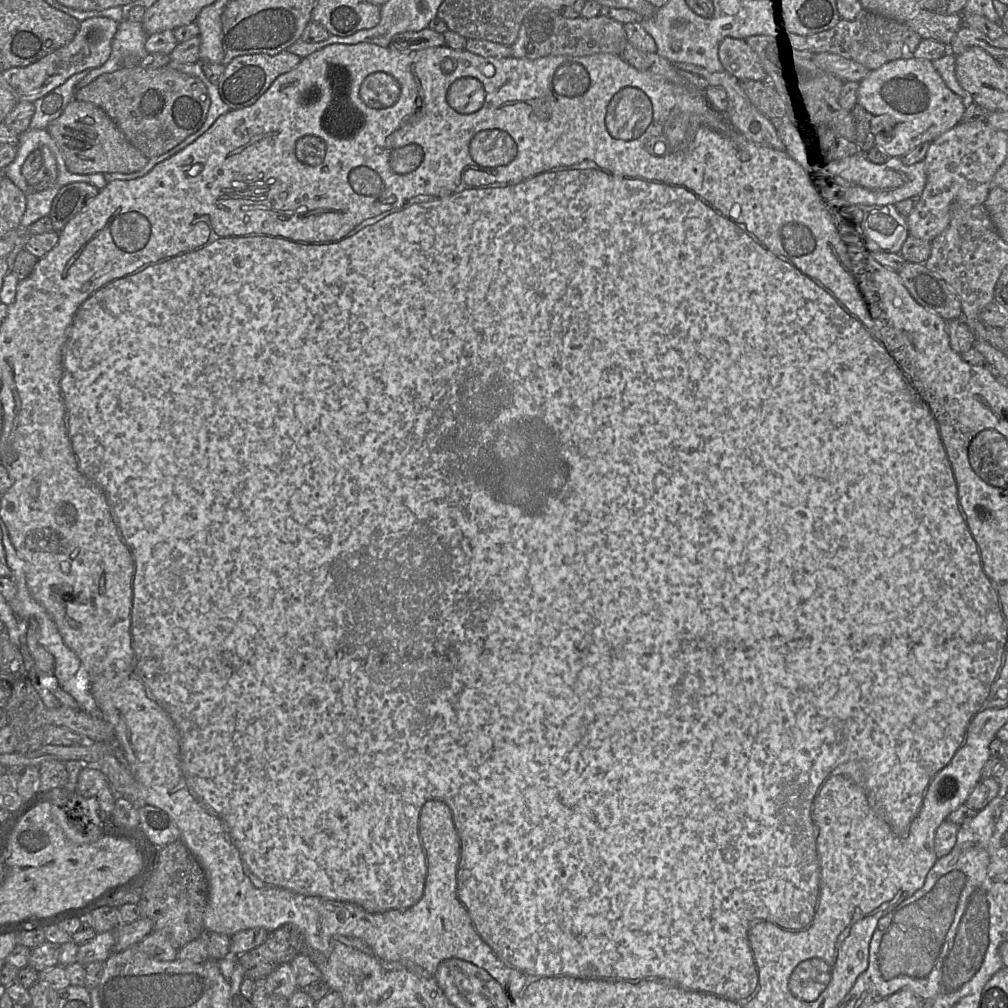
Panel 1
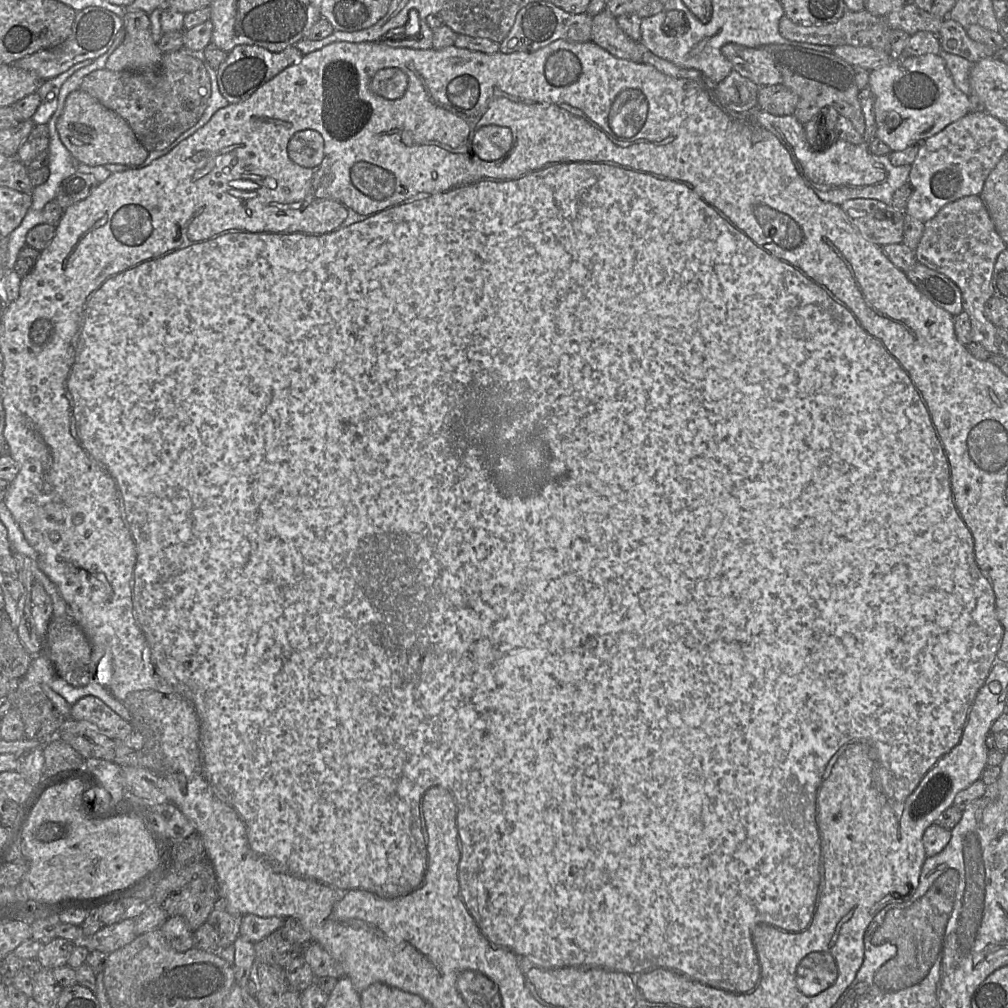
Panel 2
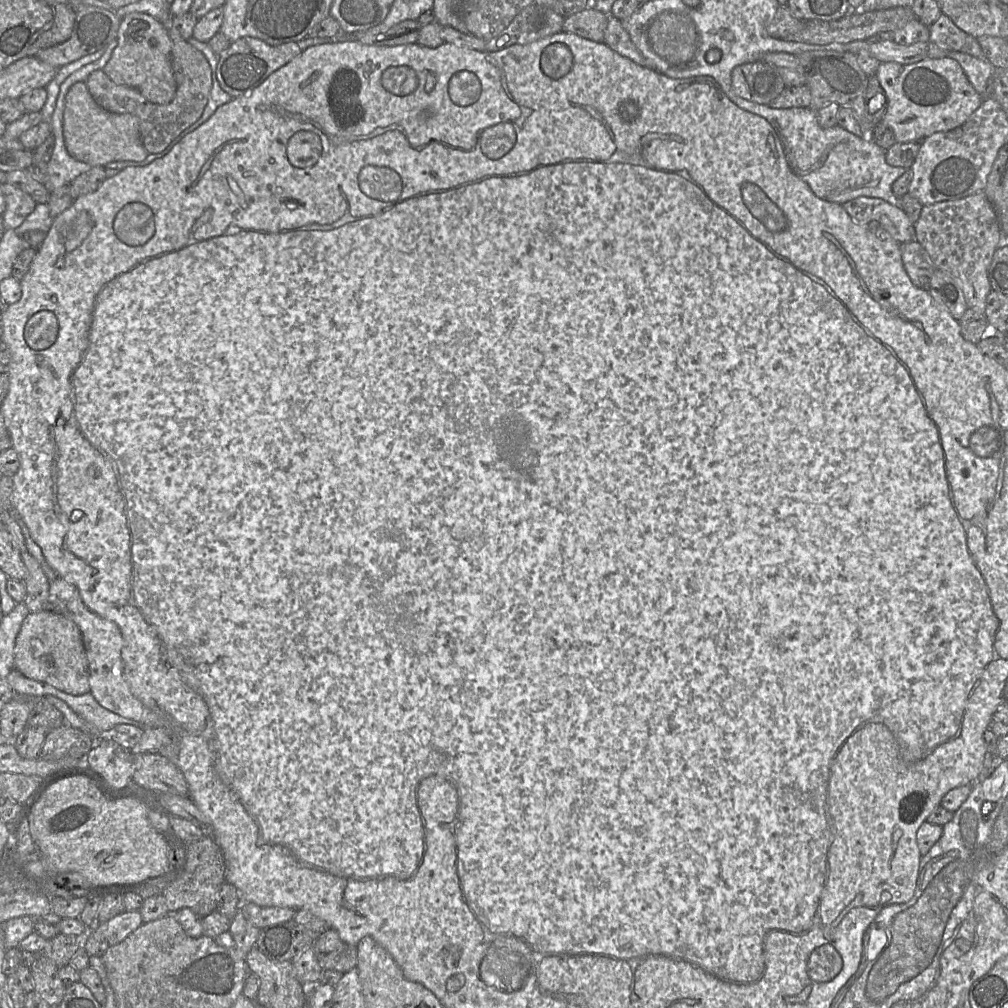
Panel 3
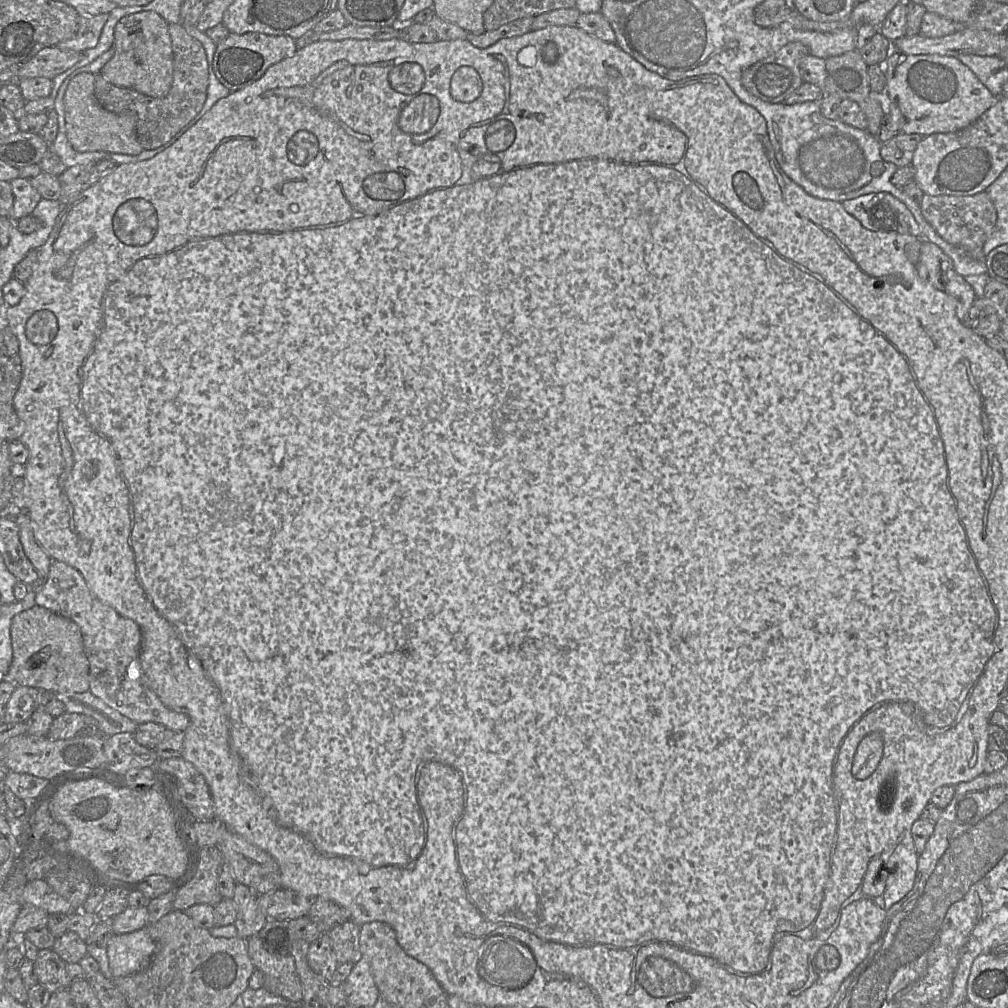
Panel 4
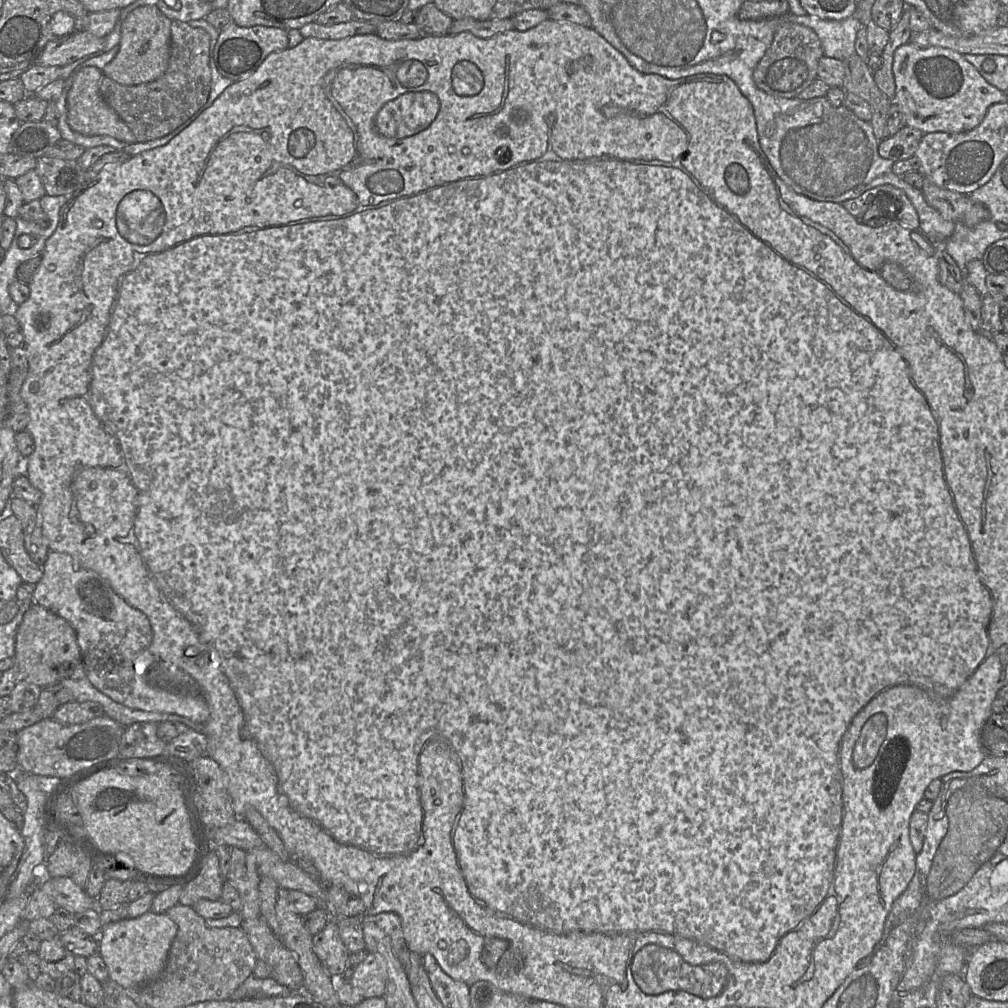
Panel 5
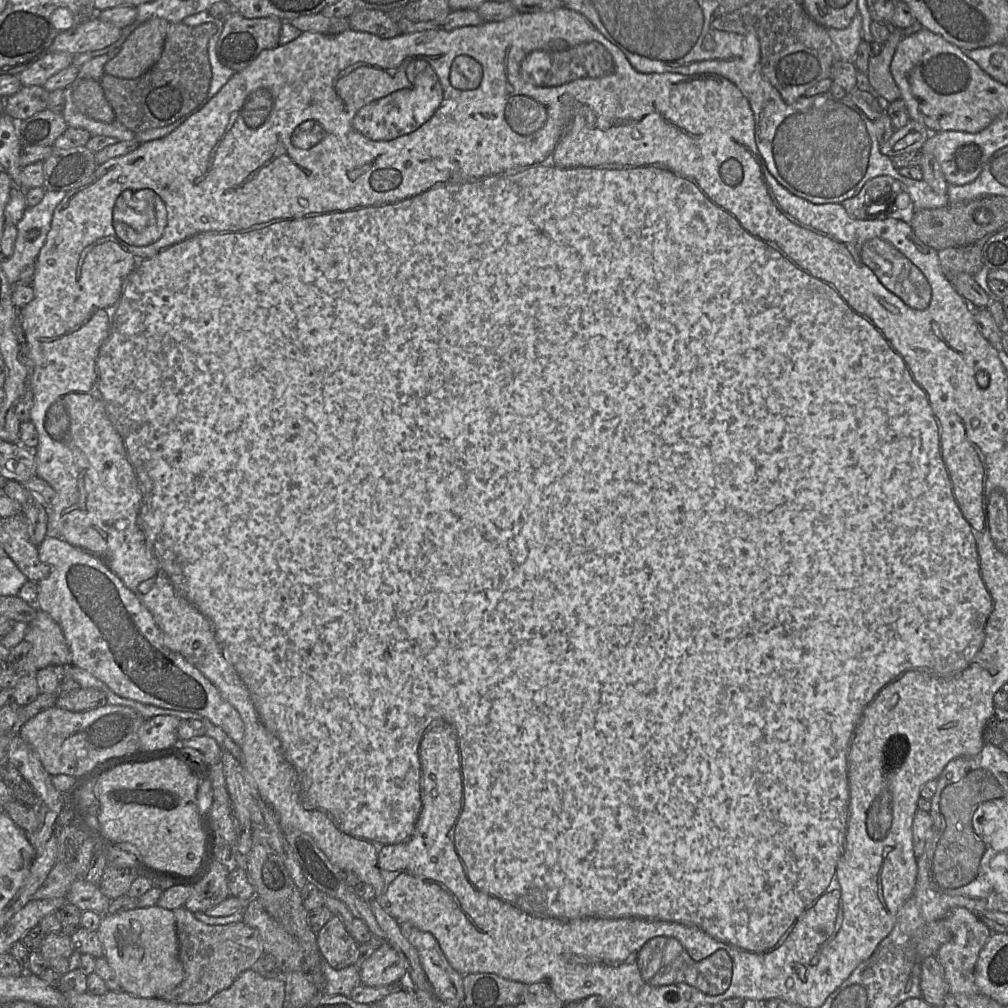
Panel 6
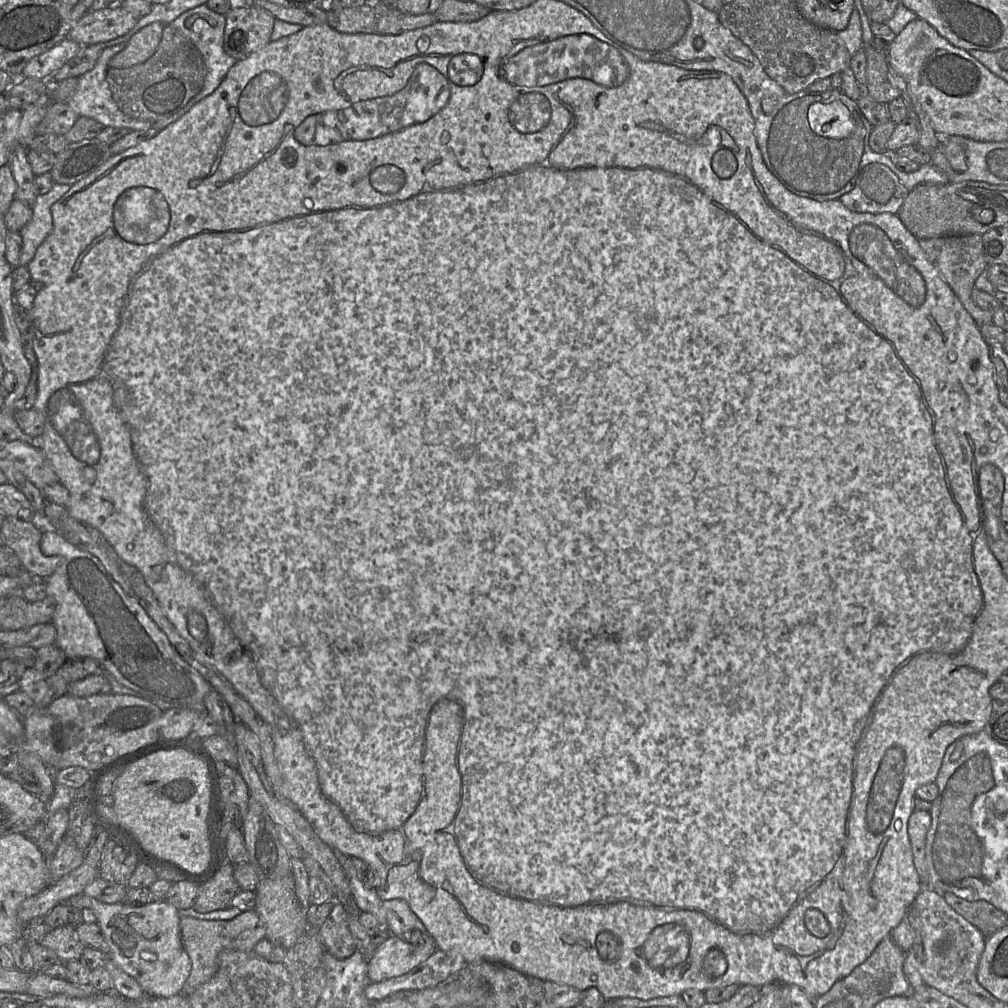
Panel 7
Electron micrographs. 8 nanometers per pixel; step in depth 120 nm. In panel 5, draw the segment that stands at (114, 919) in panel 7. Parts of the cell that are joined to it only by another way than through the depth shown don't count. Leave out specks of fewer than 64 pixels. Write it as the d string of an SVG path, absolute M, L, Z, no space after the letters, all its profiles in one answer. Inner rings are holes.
M151 910L137 918L124 918L102 927L97 937L98 954L106 964L109 979L128 989L137 989L157 979L165 968L177 929L166 913Z

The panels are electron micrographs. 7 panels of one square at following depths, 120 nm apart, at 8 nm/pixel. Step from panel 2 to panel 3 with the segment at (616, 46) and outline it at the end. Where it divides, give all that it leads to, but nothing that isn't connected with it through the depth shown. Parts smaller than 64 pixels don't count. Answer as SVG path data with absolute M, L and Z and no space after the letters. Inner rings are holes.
M585 8L564 19L563 31L597 43L603 43L608 18L608 15L600 11Z

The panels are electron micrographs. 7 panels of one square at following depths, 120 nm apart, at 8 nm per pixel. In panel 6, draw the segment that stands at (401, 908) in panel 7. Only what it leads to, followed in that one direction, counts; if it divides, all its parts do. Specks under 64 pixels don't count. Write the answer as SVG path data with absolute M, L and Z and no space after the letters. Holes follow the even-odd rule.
M410 922L400 924L404 937L418 951L423 970L435 995L452 1007L460 1007L464 1000L463 975L448 962L436 938Z

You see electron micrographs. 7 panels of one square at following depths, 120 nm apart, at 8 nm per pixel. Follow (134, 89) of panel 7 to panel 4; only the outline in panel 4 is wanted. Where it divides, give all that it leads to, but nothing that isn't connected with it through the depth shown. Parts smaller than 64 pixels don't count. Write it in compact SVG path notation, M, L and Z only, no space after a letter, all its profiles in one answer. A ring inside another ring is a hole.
M182 23L169 24L173 50L173 82L168 94L155 98L134 89L119 87L100 73L95 75L95 96L98 102L113 113L134 113L136 133L144 149L154 149L167 143L202 110L207 98L209 70L203 45L193 38Z

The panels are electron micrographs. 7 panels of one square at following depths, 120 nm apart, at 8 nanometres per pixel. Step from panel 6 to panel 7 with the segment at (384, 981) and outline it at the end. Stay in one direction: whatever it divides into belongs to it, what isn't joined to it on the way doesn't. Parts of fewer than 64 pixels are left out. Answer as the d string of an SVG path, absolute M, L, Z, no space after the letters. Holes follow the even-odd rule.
M391 935L376 949L372 958L367 960L368 977L371 983L377 983L402 976L426 961L437 950L437 945L431 935L426 937L425 942L418 945L408 943L395 935Z

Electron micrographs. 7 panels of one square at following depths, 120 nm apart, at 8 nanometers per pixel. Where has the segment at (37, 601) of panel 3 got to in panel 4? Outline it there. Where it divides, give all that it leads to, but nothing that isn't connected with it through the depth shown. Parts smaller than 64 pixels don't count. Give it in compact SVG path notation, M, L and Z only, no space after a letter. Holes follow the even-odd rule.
M24 510L15 511L14 519L19 527L19 538L24 553L37 572L37 580L30 586L30 589L36 593L47 580L52 559L36 541L33 525L27 513Z

